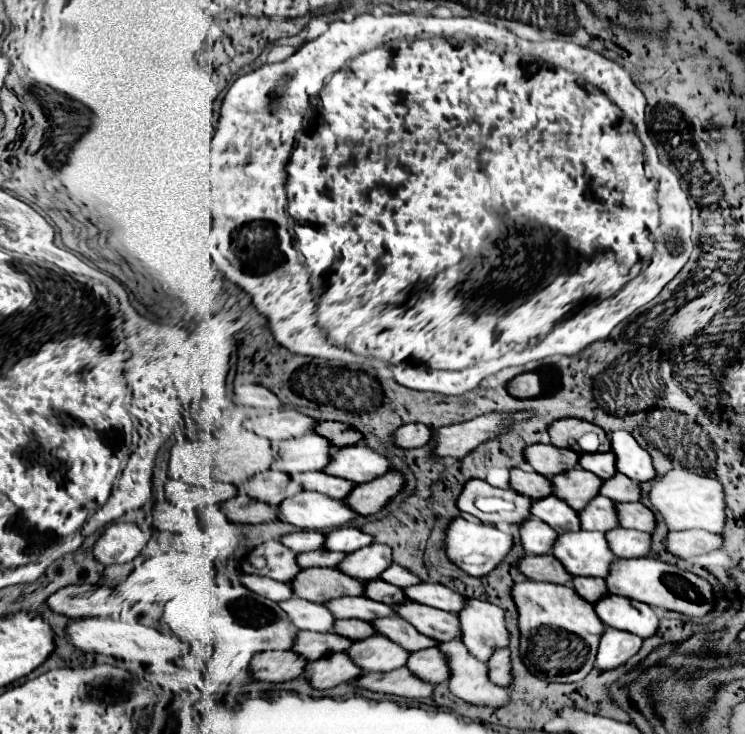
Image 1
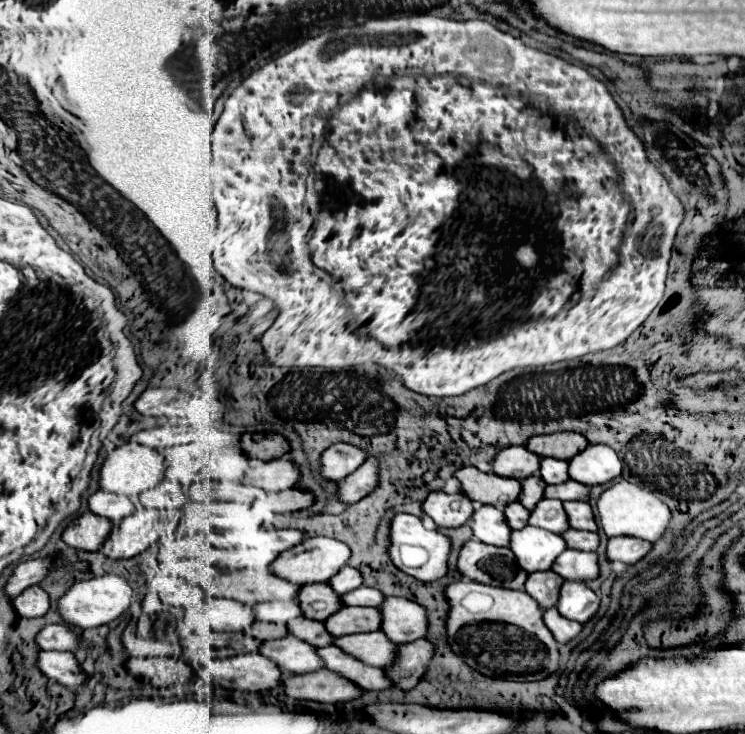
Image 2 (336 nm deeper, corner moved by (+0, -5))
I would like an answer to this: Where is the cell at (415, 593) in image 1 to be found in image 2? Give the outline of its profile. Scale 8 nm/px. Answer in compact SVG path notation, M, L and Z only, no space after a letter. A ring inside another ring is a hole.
M362 585L354 591L340 595L340 601L346 607L378 607L384 601L384 595L380 595L380 591L376 591L376 589Z

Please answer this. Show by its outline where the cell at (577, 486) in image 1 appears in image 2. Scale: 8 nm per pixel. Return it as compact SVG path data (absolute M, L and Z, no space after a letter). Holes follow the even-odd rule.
M532 475L532 477L526 477L522 483L520 483L522 491L518 495L518 503L522 503L528 511L532 511L532 507L536 507L536 503L544 497L544 483L540 483L540 477L538 475Z

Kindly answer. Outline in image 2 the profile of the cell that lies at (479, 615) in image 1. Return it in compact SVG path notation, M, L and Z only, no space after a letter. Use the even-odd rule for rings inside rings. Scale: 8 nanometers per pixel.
M386 597L378 611L382 615L380 631L392 643L408 643L426 637L428 617L424 613L424 607L420 607L418 603L398 597Z

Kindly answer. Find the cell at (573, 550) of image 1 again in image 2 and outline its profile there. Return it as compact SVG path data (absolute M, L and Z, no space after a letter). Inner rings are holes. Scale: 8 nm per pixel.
M526 525L524 529L510 533L512 553L516 555L518 565L526 571L546 571L552 567L552 559L564 551L564 541L560 535L552 535L550 531L540 531L538 527Z

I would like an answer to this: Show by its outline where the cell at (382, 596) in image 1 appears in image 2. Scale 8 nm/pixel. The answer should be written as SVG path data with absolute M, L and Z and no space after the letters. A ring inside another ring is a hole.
M314 583L314 585L302 585L296 595L298 607L306 619L324 621L332 611L342 609L340 597L328 587L328 583Z

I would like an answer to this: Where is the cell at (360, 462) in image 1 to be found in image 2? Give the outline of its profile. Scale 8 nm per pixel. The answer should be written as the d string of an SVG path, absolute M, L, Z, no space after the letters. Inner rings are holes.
M284 459L256 463L246 473L246 481L264 491L292 489L292 483L296 483L296 467L292 467L292 463Z

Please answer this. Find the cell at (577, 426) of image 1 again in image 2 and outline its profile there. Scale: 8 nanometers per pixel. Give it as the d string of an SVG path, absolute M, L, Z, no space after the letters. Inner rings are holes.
M564 431L564 433L536 435L536 437L530 437L526 443L528 451L532 451L540 457L554 457L554 459L562 459L562 461L572 459L586 447L588 447L588 441L574 431L572 433Z

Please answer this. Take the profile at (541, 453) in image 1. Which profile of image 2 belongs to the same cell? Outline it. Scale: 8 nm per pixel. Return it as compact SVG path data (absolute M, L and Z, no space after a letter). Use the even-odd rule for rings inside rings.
M504 447L492 461L492 473L510 479L526 479L540 467L540 457L532 455L526 447Z

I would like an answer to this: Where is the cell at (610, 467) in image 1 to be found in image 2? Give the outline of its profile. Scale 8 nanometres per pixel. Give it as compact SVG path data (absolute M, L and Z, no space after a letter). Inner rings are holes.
M540 459L540 477L544 483L568 481L568 467L560 459Z

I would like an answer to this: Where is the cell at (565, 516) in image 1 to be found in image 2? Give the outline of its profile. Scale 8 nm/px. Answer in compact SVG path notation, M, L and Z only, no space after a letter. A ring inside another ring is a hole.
M516 501L510 503L508 507L504 507L504 517L506 517L506 523L510 529L522 529L528 521L528 515L530 515L530 511L520 507L520 503L516 503Z

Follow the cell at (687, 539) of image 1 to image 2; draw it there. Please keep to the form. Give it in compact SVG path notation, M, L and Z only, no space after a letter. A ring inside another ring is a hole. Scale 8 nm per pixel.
M612 537L608 539L606 557L608 561L620 561L620 563L636 563L640 557L644 557L652 549L652 543L632 539L632 537Z

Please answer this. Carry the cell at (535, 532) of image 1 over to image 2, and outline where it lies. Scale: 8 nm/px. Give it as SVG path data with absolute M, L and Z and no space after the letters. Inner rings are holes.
M474 505L470 527L478 541L496 547L508 547L508 535L512 533L512 529L504 523L504 513L500 509L488 505Z

